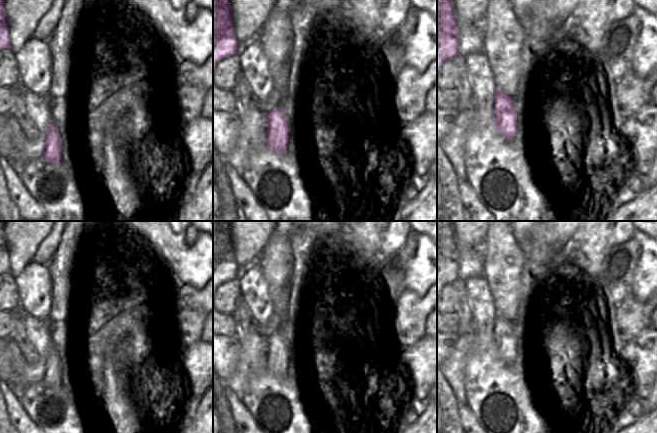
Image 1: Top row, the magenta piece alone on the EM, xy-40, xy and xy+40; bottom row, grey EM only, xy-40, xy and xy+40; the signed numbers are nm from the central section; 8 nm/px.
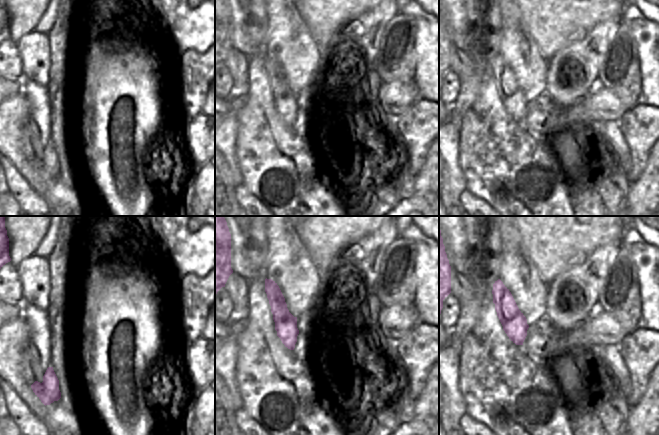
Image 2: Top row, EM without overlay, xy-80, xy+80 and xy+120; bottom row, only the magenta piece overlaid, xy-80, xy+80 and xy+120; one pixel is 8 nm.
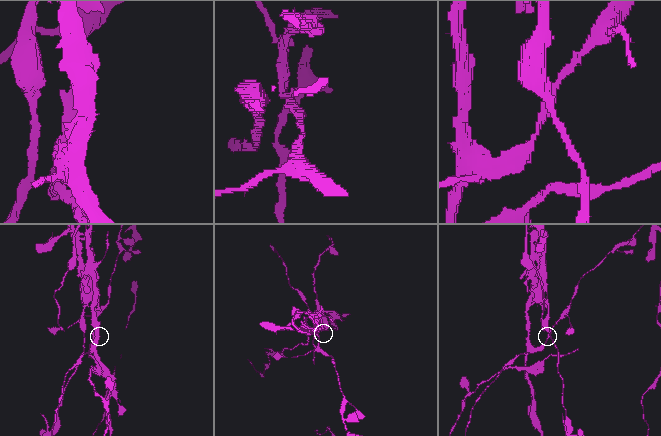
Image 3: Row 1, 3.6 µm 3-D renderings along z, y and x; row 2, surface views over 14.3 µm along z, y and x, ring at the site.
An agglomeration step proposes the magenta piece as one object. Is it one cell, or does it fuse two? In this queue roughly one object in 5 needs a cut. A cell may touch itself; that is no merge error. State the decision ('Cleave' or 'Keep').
Cleave.

